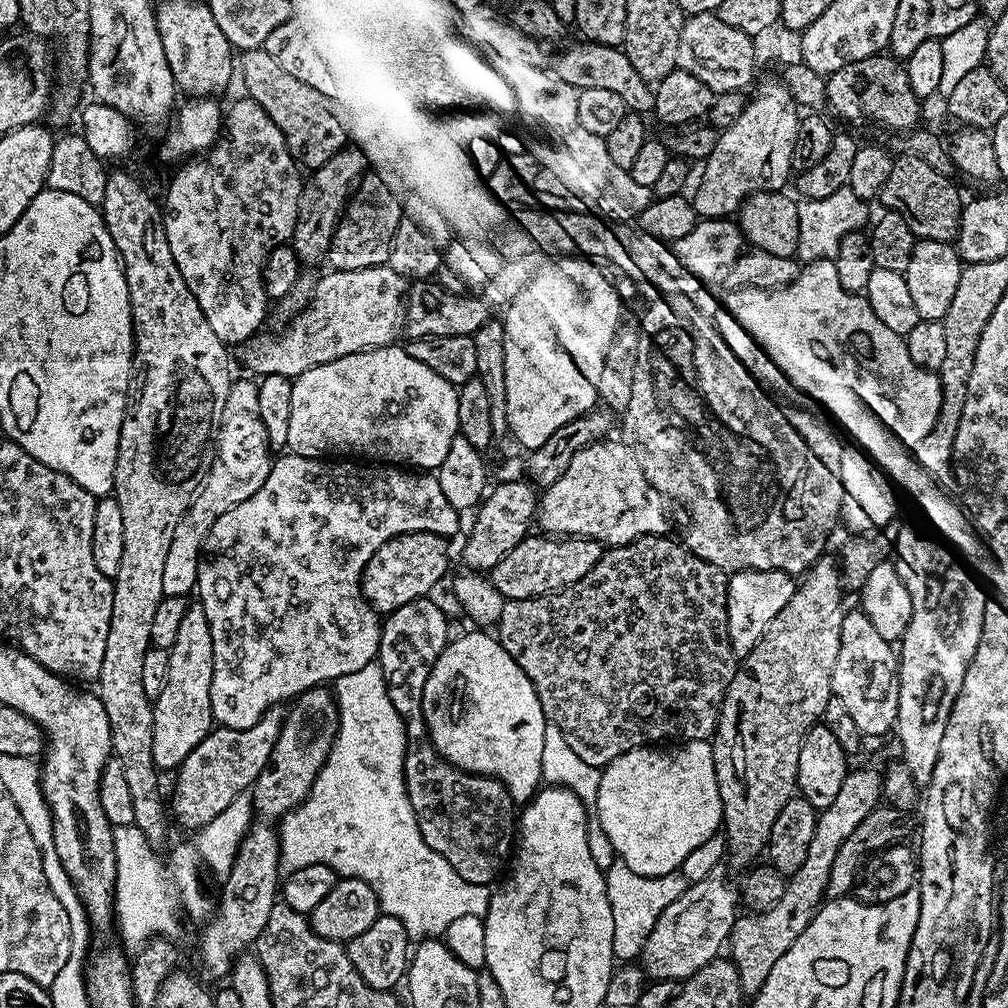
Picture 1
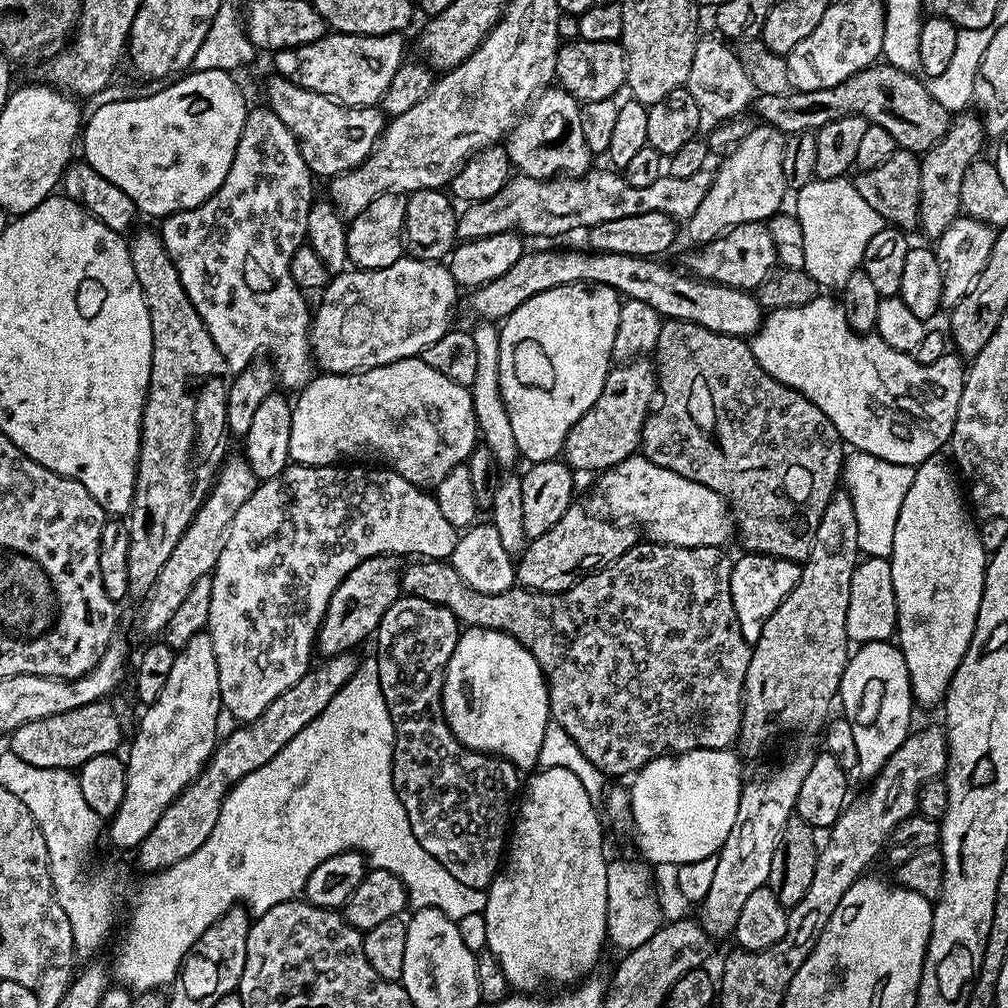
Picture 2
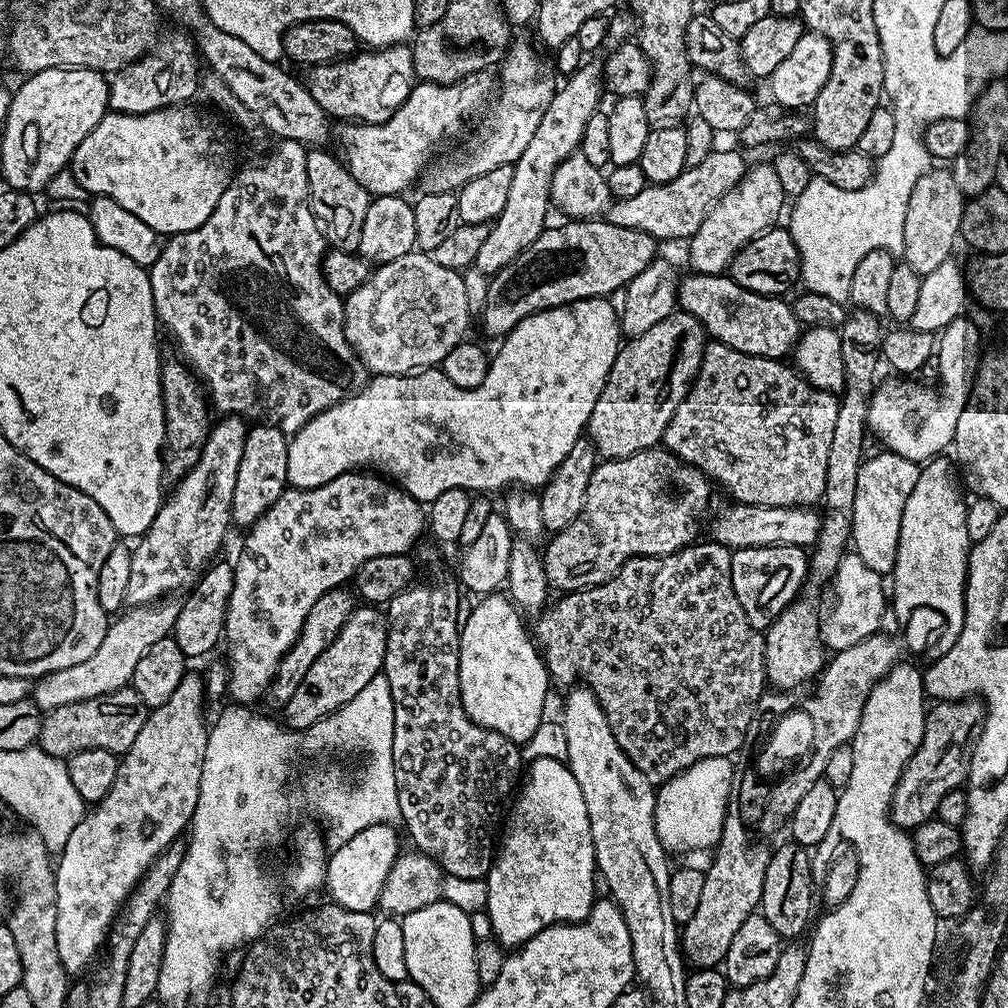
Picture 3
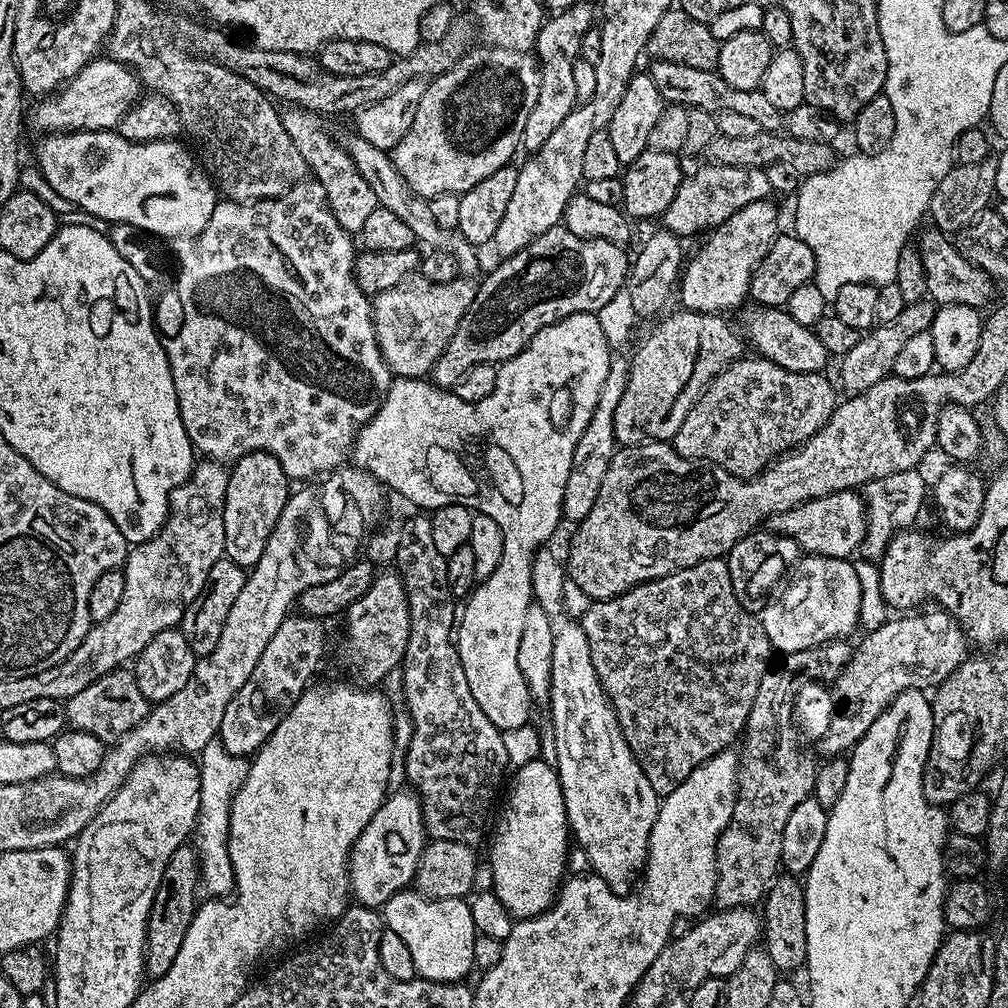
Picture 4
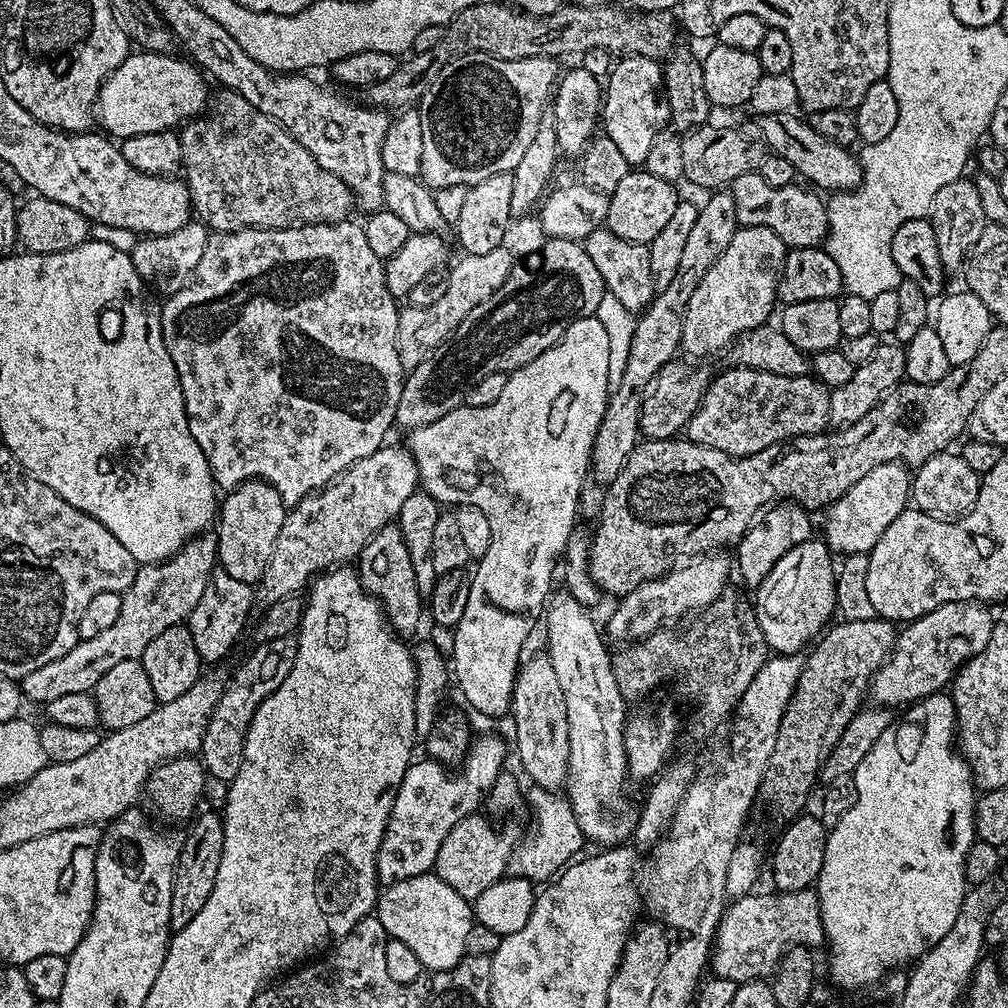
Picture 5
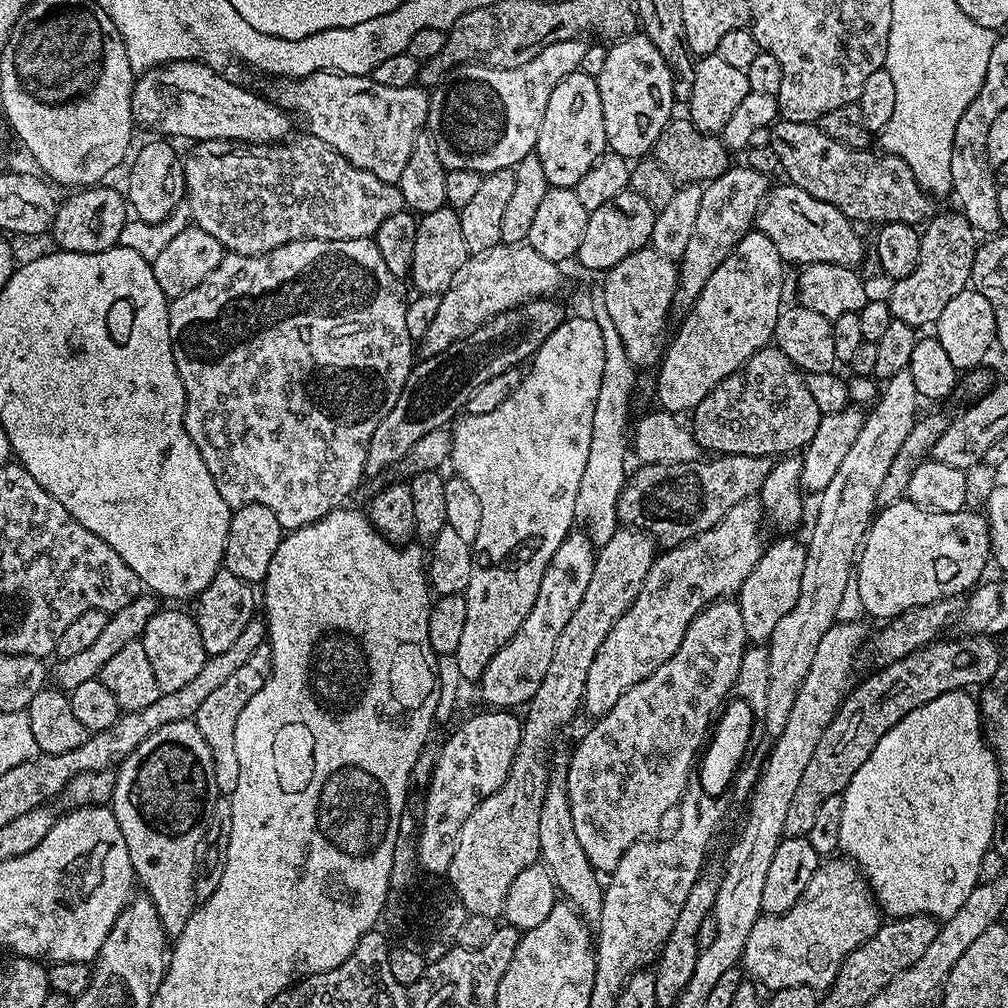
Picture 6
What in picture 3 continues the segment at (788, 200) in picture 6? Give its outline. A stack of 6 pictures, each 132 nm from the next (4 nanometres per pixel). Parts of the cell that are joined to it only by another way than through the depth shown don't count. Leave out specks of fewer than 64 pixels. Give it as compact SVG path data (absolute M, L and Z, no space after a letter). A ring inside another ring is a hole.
M714 150L704 161L698 162L698 166L685 168L682 174L678 174L678 178L670 182L648 184L638 190L634 198L613 199L606 209L606 218L614 226L642 230L658 242L687 241L698 230L698 226L702 226L709 210L744 178L746 163L743 158L736 152L720 151Z

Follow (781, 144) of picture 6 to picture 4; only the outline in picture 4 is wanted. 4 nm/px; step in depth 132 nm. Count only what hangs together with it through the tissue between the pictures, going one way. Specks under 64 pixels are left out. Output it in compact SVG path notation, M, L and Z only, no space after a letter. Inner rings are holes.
M653 59L650 75L654 86L658 86L660 99L668 104L683 104L685 108L697 108L707 112L729 112L742 114L758 122L760 131L779 133L782 128L782 113L766 98L766 94L759 88L754 90L738 90L726 82L715 70L698 70L694 66L682 66L674 62Z

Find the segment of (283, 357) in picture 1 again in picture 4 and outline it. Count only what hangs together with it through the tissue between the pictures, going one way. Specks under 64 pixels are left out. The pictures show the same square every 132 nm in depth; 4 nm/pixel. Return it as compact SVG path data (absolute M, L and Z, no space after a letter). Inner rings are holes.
M419 274L371 297L374 334L382 358L396 378L424 378L431 373L442 350L454 338L458 322L476 298L477 285L468 278L435 284Z

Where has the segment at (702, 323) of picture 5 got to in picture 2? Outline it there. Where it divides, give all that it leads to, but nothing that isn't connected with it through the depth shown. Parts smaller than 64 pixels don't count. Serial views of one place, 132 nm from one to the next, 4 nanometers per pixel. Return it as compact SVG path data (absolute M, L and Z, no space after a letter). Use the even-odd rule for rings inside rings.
M761 123L750 130L746 138L738 142L735 149L719 161L720 169L715 169L712 185L702 198L702 206L686 221L688 236L693 245L708 244L735 224L746 222L768 222L781 211L786 185L782 174L782 154L786 136L771 125Z

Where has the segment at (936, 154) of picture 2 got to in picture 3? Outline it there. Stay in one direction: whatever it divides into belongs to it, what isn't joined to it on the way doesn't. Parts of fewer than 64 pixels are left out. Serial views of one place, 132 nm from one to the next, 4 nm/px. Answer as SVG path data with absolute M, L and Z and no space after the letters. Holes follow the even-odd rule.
M932 166L922 178L918 178L918 183L914 186L914 191L910 193L910 202L906 206L906 226L902 226L902 260L910 266L920 277L930 274L930 270L938 270L942 262L946 262L953 255L952 247L956 240L961 239L960 227L964 217L964 206L966 197L958 190L958 182L954 182L954 174L944 166Z

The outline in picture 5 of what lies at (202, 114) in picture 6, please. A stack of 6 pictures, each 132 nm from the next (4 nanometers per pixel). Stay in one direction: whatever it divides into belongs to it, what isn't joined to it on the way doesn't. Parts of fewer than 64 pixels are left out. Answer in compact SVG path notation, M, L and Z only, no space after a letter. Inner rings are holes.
M136 50L124 59L118 70L105 78L100 87L98 120L104 123L103 131L109 137L123 138L134 134L176 130L201 115L207 109L204 108L207 104L209 107L209 81L205 73L191 60L177 56Z

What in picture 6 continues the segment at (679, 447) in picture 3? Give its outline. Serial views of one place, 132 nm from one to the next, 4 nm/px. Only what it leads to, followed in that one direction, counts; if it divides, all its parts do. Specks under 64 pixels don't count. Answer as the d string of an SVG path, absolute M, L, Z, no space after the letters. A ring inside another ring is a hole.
M777 346L760 348L734 374L714 386L706 398L691 413L690 431L701 449L725 456L767 456L779 458L785 454L799 453L814 438L820 421L820 411L806 390L805 375L792 364L790 358Z

